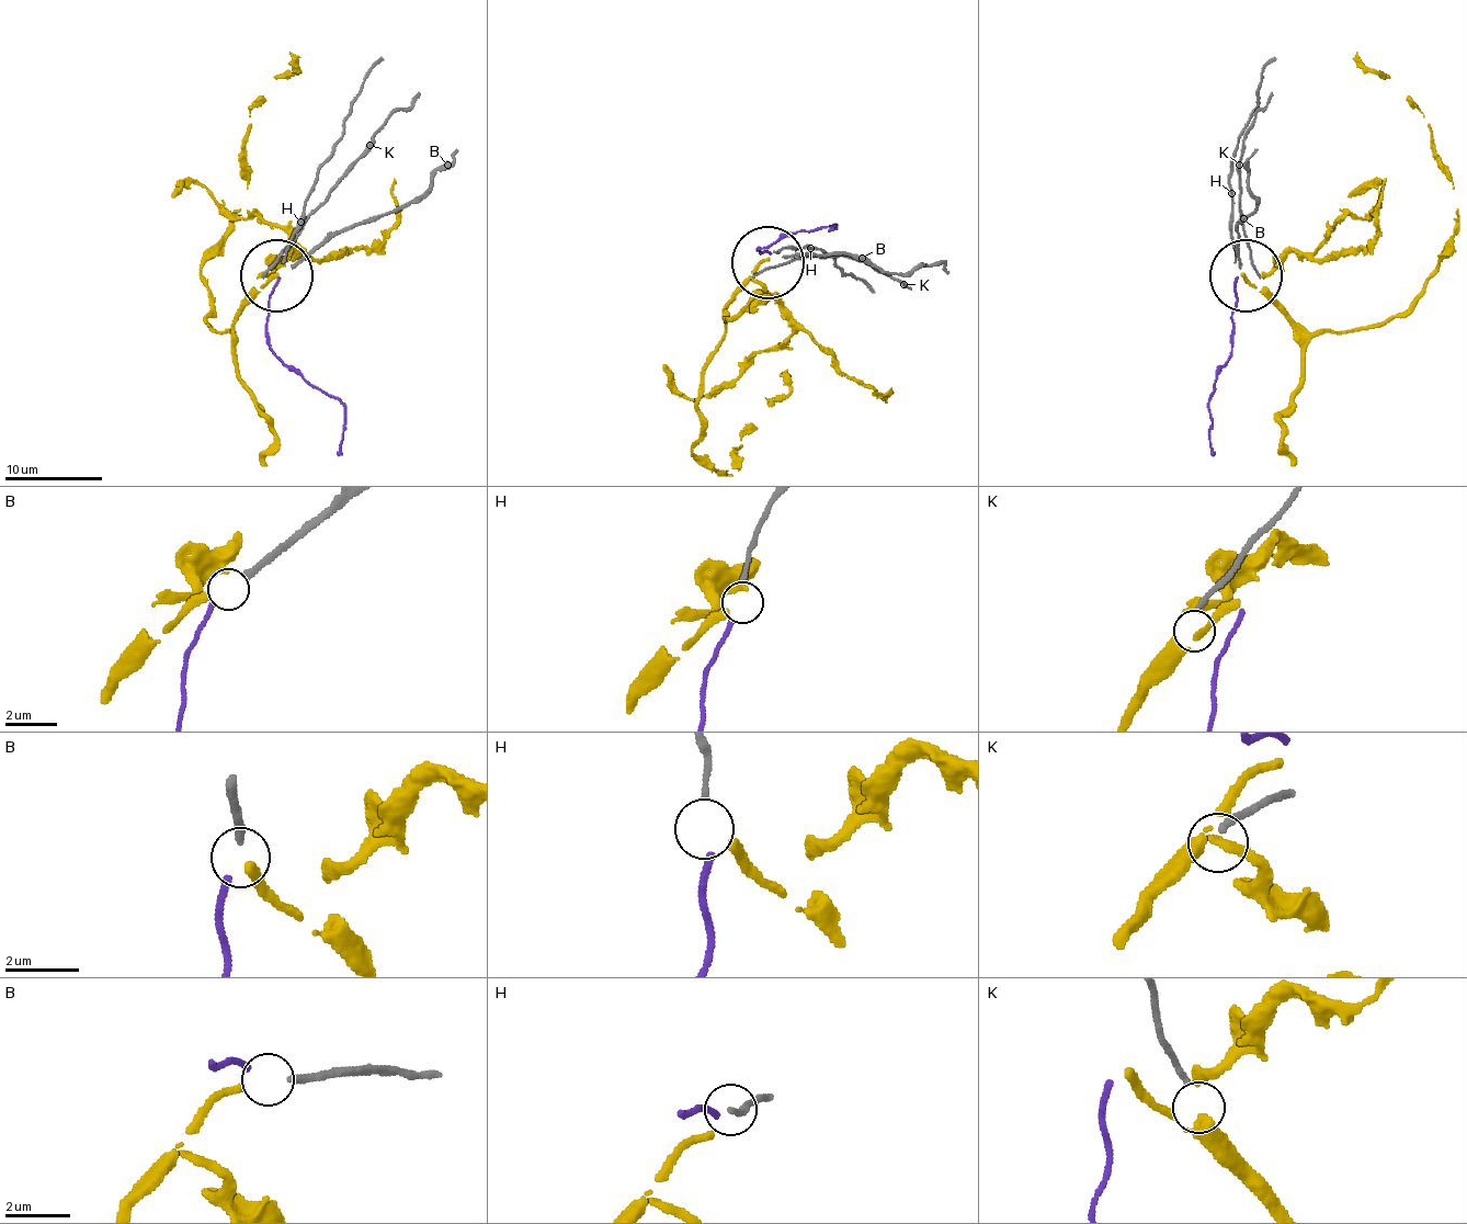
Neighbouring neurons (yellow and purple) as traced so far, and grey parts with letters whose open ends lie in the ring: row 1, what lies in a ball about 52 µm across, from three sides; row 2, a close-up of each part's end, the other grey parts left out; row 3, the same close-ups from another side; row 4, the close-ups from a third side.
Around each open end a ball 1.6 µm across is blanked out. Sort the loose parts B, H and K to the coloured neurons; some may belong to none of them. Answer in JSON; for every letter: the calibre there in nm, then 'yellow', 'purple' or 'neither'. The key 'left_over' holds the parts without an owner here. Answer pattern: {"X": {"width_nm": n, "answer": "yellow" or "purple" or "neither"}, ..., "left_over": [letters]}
{"B": {"width_nm": 240, "answer": "yellow"}, "H": {"width_nm": 150, "answer": "purple"}, "K": {"width_nm": 180, "answer": "neither"}, "left_over": ["K"]}

